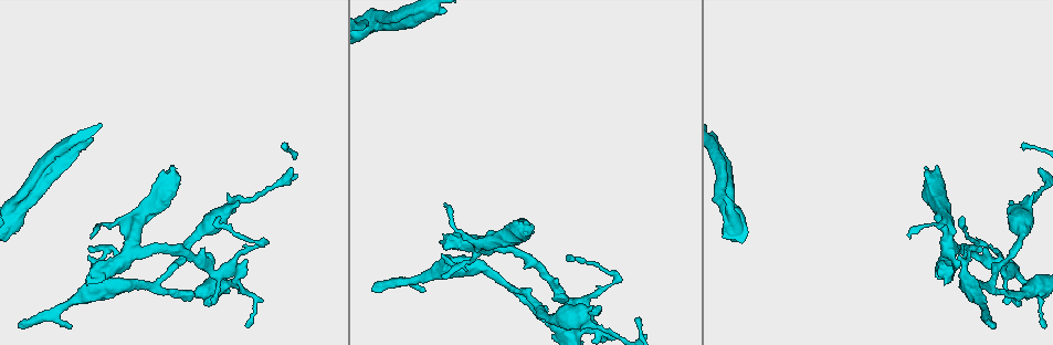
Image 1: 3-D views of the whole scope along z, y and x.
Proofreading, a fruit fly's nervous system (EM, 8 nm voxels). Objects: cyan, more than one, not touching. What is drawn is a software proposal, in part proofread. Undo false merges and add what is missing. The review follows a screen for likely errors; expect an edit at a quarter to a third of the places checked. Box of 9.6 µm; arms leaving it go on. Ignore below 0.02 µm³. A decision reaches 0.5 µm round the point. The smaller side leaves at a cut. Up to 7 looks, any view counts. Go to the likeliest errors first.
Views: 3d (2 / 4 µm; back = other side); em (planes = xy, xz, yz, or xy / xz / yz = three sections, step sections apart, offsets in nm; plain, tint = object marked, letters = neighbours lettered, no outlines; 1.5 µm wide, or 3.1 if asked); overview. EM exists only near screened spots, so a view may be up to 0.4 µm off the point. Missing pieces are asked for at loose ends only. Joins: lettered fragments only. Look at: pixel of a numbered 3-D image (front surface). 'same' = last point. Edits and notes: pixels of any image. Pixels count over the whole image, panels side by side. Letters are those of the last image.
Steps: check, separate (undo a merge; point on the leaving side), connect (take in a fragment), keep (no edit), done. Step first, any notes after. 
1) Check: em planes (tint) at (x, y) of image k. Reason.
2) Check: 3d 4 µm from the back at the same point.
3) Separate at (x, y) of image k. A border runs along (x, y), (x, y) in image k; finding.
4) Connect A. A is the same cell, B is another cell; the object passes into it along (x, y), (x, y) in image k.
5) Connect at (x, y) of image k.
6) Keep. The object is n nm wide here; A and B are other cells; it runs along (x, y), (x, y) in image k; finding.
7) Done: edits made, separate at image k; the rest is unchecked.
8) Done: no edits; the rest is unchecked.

Check: em xy step 8 (letters) at (993, 323) of image 1. Free end.

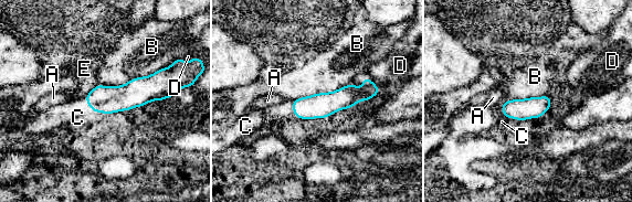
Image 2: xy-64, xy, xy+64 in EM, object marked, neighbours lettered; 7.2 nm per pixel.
Connect C. C is the same cell, A, B, D and E are other cells; the object passes into it along (322, 105), (295, 116), (283, 114) in image 2; it goes on there.

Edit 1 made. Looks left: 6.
Check: overview.

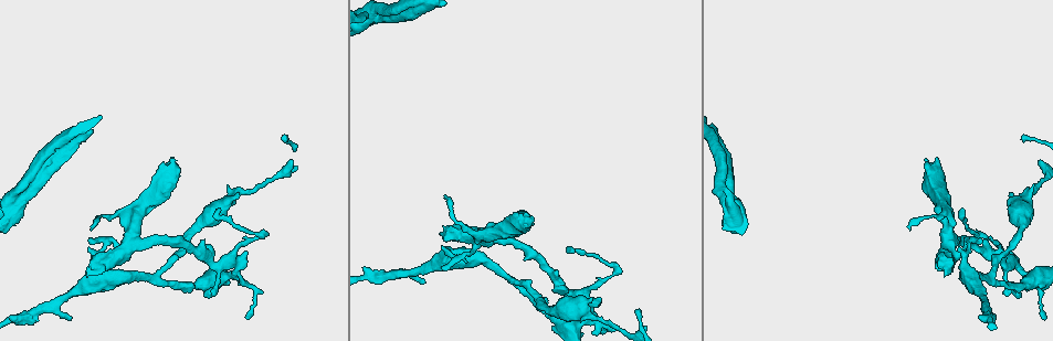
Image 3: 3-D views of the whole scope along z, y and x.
Check: em planes (letters) at (444, 195) of image 3. Free end.

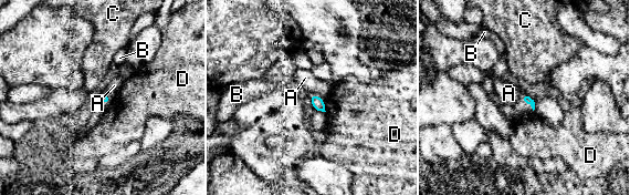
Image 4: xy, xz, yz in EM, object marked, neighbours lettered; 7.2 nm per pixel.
Keep. A, B, C and D are other cells; none of them fits.

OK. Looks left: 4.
Done: edits made, connect at image 2; the rest is unchecked.

